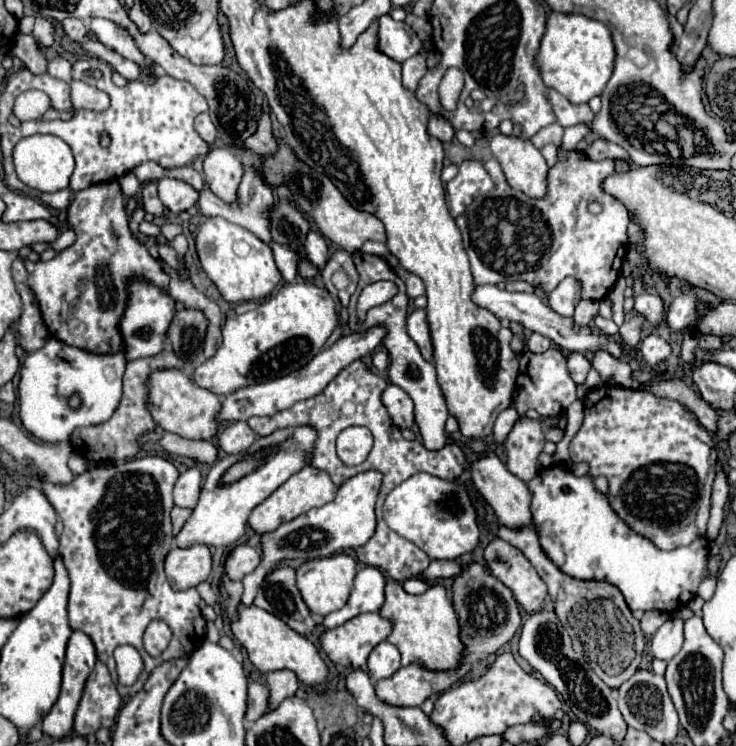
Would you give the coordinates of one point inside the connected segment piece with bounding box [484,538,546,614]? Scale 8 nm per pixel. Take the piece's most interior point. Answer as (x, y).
(504, 561)

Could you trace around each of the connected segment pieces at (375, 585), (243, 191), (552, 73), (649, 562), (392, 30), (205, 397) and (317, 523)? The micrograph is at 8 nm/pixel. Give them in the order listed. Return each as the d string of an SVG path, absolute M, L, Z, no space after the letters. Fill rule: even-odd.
M364 566L364 568L360 568L356 574L354 590L350 594L348 604L324 616L322 626L326 630L342 626L346 620L352 620L362 612L378 612L380 606L384 604L384 574L372 566Z
M246 152L242 154L242 164L246 168L244 172L244 178L238 186L238 198L236 198L236 204L228 204L228 202L222 202L218 196L214 196L208 186L200 192L200 198L198 198L198 208L204 216L222 216L234 224L240 224L244 226L246 230L250 230L252 234L256 234L262 242L266 244L274 244L272 242L272 236L270 236L270 230L268 230L268 214L272 214L274 210L274 192L270 190L270 186L264 186L264 180L260 174L254 172L254 168L260 166L260 156L256 152Z
M552 12L540 42L540 54L536 62L546 86L558 90L572 104L588 104L590 98L602 94L606 82L610 80L614 58L616 52L608 26L582 14Z
M552 466L538 472L538 476L532 482L528 482L528 488L532 492L532 516L538 528L540 544L546 556L564 574L578 580L604 580L614 584L622 592L630 610L660 610L672 614L678 608L686 606L696 596L698 586L704 580L704 570L708 562L706 538L696 538L692 544L670 552L658 550L652 542L632 532L618 518L618 514L610 508L606 496L594 488L590 476L576 478L568 468L562 466Z
M390 14L382 16L378 24L378 50L398 64L422 50L422 40L408 24L392 20Z
M178 368L152 370L148 376L148 408L154 422L166 430L188 440L210 440L218 432L216 414L220 410L220 398L200 386L196 386Z
M368 470L362 474L352 476L346 480L340 488L338 494L332 502L312 508L306 514L280 524L276 530L260 534L262 542L262 562L260 566L248 574L242 584L244 584L244 594L242 594L242 606L252 606L254 596L258 586L262 584L264 576L274 568L274 564L282 560L312 560L312 558L324 558L332 554L340 554L358 546L364 546L374 530L376 530L376 514L374 514L374 504L376 496L382 484L382 474L376 470ZM284 552L284 554L282 554Z

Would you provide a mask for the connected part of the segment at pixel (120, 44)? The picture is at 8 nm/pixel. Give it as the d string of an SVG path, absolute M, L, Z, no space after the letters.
M92 18L90 20L90 30L106 48L112 48L120 56L136 62L138 66L148 64L146 56L138 50L134 38L128 34L128 30L124 30L124 26L116 24L112 20L106 20L106 18Z

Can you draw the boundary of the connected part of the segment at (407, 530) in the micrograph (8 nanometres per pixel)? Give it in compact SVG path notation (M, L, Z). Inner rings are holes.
M418 472L396 486L384 502L386 524L402 538L414 542L432 560L454 560L472 552L480 540L480 528L476 522L476 508L468 496L468 490L452 480Z

